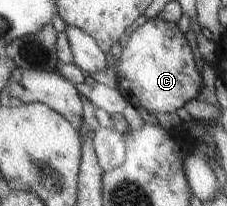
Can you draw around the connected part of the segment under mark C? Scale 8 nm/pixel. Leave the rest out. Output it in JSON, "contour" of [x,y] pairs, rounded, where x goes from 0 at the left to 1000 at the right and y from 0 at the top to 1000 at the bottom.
{"contour":[[[705,87],[648,92],[581,150],[551,228],[533,243],[533,267],[511,296],[515,437],[581,519],[639,529],[665,553],[784,544],[784,519],[802,524],[819,490],[872,461],[881,354],[855,316],[846,238],[775,117],[775,107],[722,102]]]}

